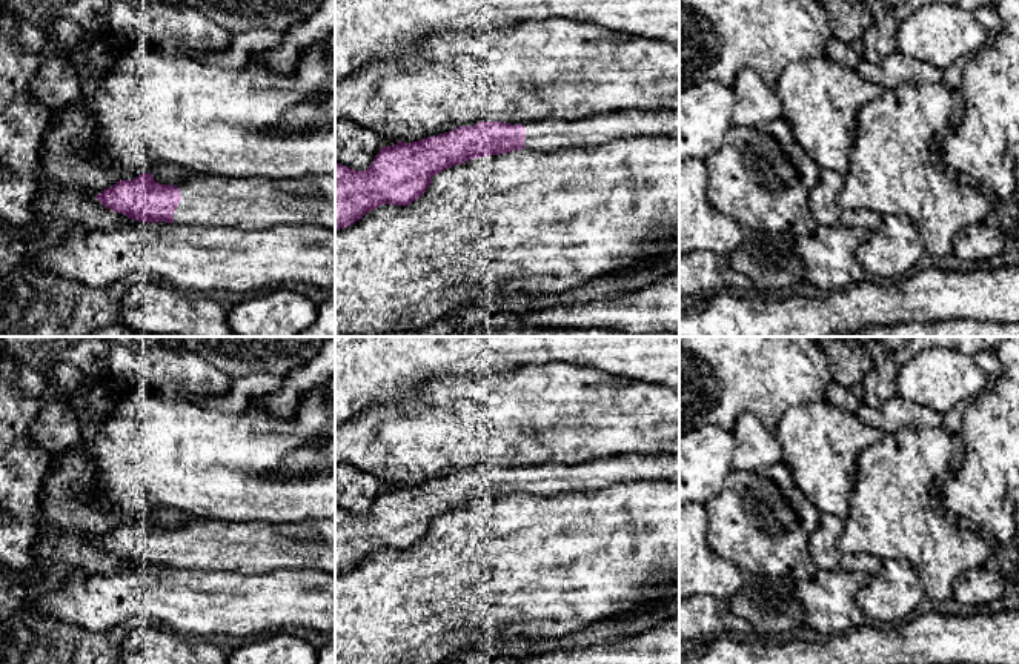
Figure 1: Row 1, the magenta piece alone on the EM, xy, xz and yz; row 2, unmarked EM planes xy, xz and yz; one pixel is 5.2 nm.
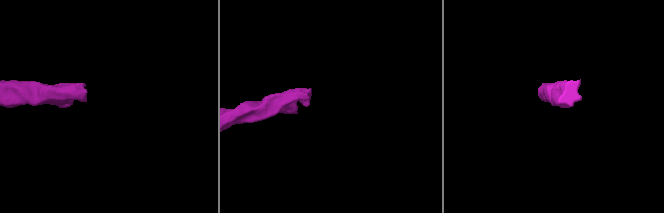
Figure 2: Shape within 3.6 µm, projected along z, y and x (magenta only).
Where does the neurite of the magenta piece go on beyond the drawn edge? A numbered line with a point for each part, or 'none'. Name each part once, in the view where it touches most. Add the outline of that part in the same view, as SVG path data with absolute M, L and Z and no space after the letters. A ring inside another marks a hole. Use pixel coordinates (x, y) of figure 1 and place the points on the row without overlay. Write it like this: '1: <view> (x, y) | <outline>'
1: xy (249, 547) | M186 516L180 527L181 544L174 555L177 570L226 570L244 575L286 570L320 570L335 575L335 521L301 523L220 521Z

